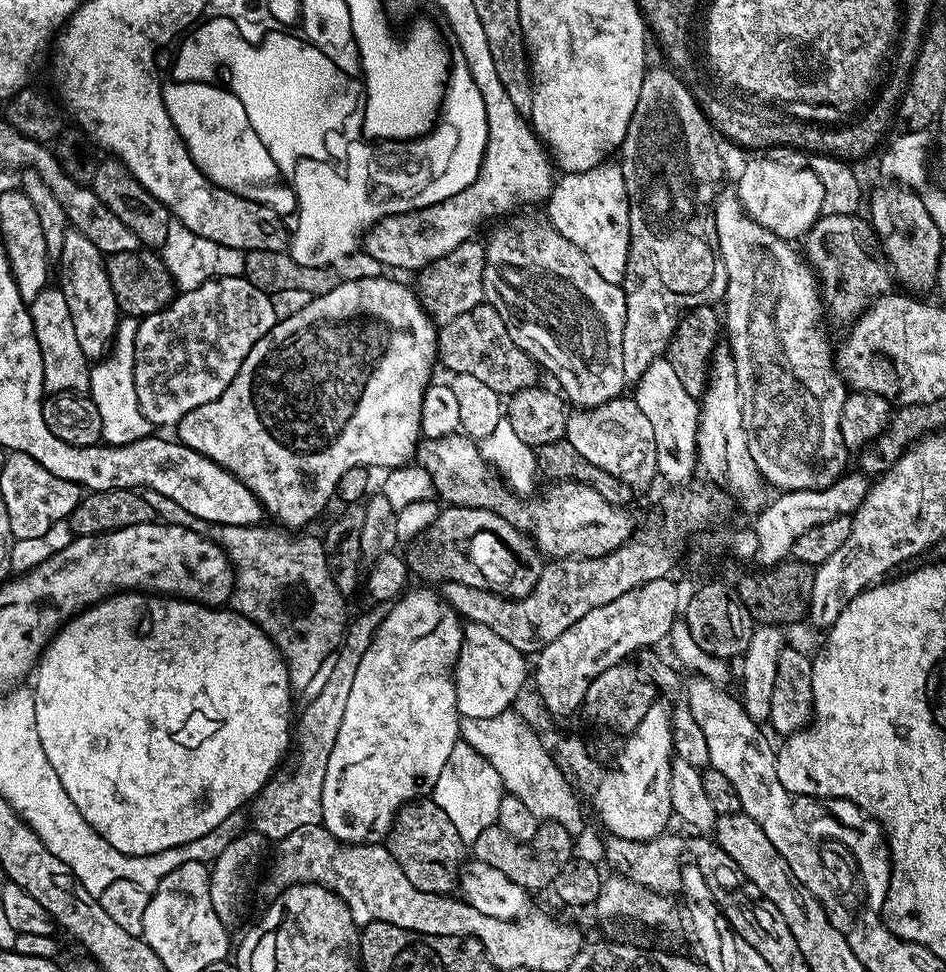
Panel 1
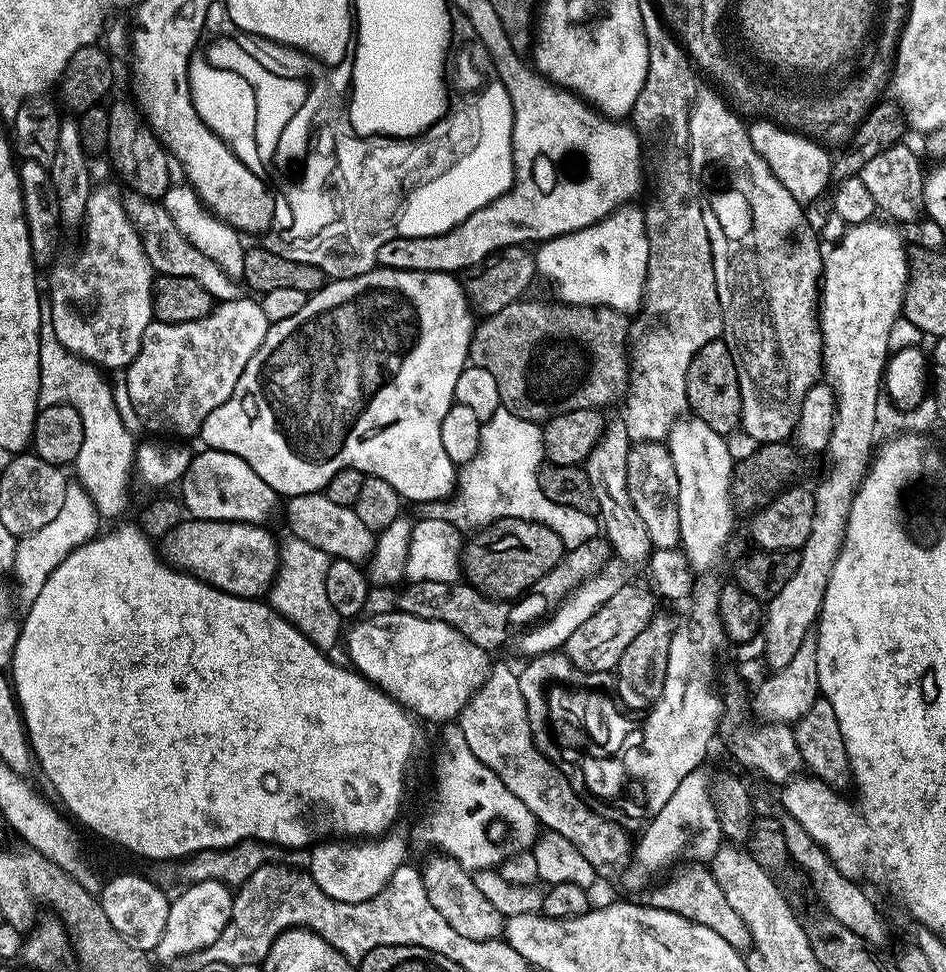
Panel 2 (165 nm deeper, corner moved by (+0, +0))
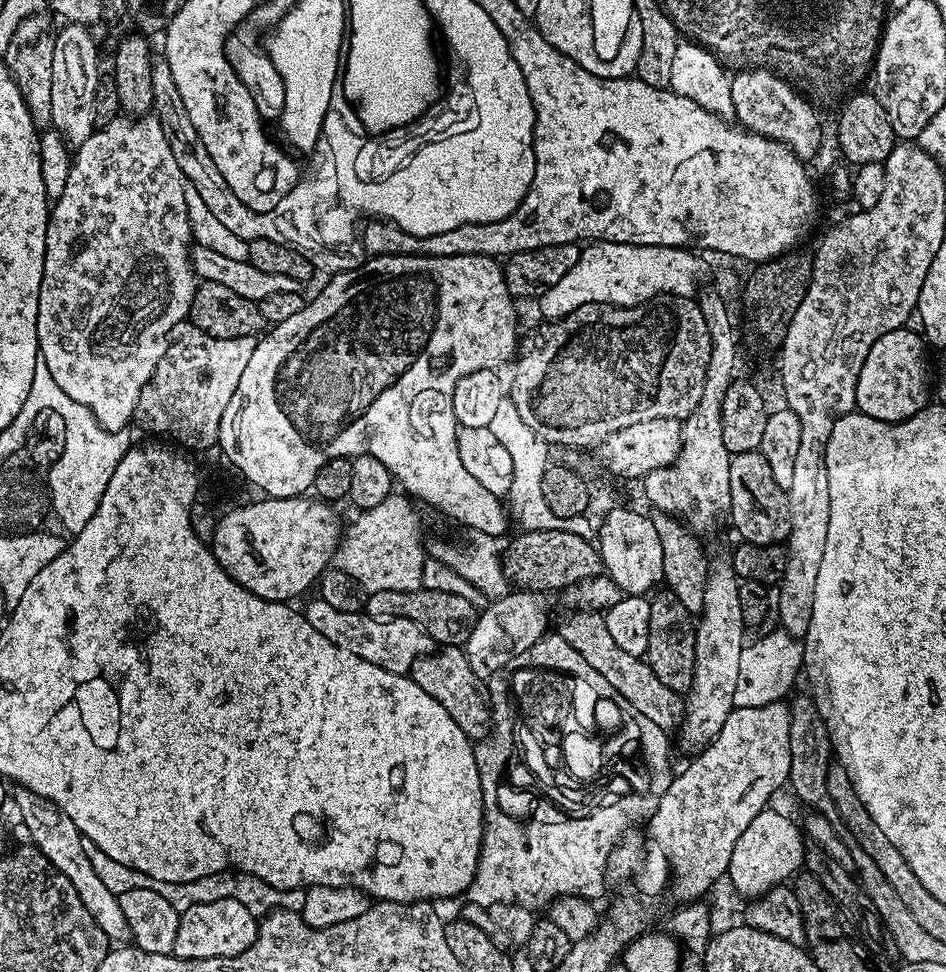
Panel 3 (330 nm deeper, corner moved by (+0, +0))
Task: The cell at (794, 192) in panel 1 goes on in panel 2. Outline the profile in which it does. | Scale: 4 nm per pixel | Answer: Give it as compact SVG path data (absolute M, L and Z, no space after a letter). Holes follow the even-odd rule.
M771 118L753 119L748 124L748 137L766 166L770 166L774 178L778 178L778 182L782 182L802 206L808 206L811 200L818 199L827 190L834 156L825 145L791 132L789 128L781 128Z

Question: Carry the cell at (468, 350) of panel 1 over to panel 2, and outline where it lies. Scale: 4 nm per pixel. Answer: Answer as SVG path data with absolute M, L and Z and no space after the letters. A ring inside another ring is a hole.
M521 298L516 303L506 306L503 310L498 310L498 314L484 316L477 323L476 331L472 333L472 345L468 351L471 363L475 367L487 370L494 377L494 382L498 382L498 394L503 407L509 408L518 417L535 422L547 422L555 416L561 416L574 410L586 410L595 408L604 410L607 404L623 401L628 391L628 374L630 371L630 339L628 340L628 320L625 313L614 310L613 308L586 308L583 304L543 304L542 301L528 300Z

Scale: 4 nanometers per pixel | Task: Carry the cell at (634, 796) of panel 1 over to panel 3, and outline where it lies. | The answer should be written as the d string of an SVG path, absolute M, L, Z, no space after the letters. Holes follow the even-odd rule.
M709 571L704 591L704 610L699 613L696 626L694 654L694 682L686 694L684 722L678 729L680 744L691 750L703 750L722 730L726 718L737 707L736 691L742 685L740 659L746 643L746 629L740 605L740 580L735 572Z

